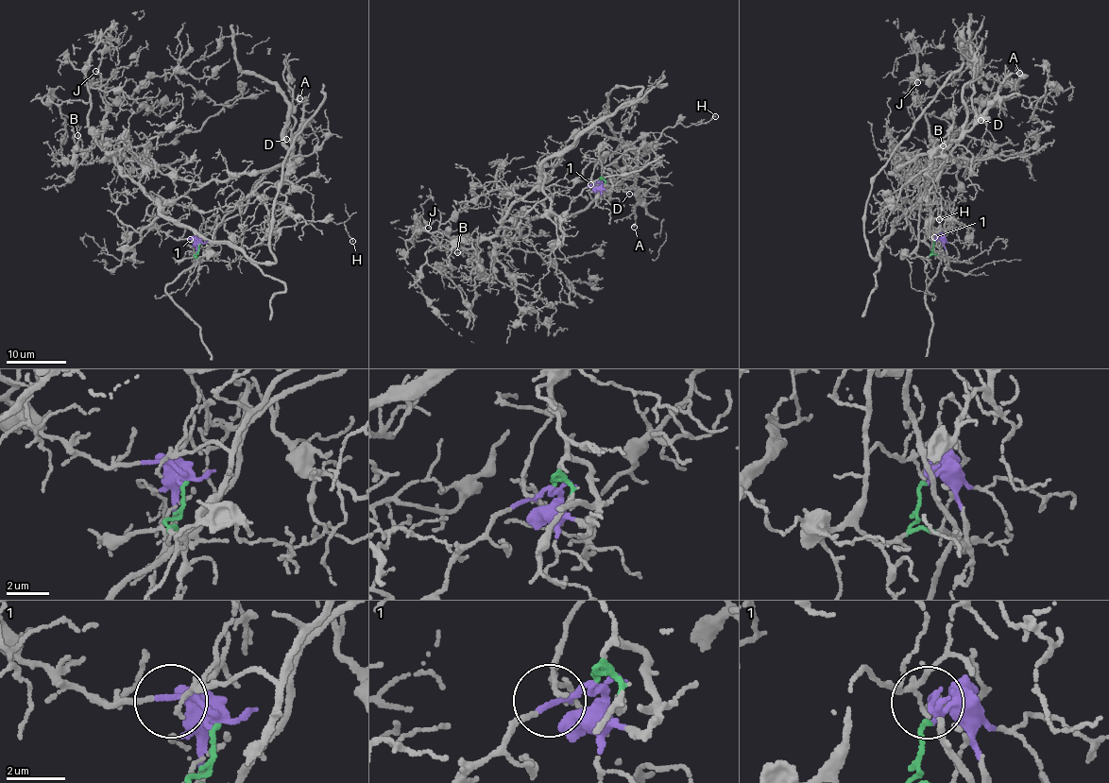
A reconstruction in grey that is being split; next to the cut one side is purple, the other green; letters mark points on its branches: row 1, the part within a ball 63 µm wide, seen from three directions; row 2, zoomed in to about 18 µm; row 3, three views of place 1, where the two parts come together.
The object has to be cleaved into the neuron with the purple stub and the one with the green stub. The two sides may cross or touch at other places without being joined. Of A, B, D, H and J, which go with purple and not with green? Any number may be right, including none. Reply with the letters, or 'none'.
B, J

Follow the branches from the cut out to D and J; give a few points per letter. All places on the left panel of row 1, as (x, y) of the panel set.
D: (198, 245), (196, 263), (213, 244), (215, 229), (243, 212), (251, 190), (289, 157), (289, 129), (286, 139)
J: (198, 246), (150, 222), (152, 198), (96, 140), (88, 120), (89, 88), (101, 83), (95, 71)

